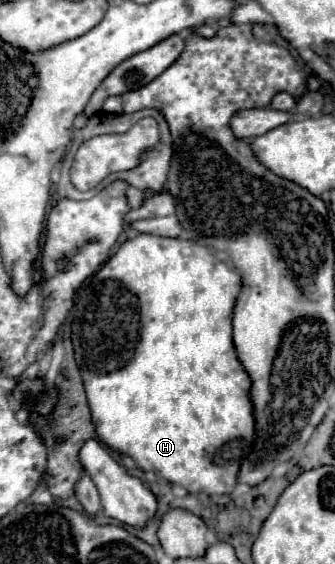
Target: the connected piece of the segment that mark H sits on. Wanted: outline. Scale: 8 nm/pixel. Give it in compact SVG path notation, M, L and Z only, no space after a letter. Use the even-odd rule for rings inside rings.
M138 235L134 239L128 239L120 245L116 255L102 265L102 269L92 275L76 295L76 307L74 307L74 323L72 323L72 343L74 343L74 355L76 363L80 367L86 397L90 401L92 421L96 425L98 437L112 449L120 453L128 453L136 465L142 471L152 471L166 479L168 483L176 483L186 487L188 493L208 493L208 495L222 495L232 493L236 487L236 477L240 471L240 459L244 457L244 447L254 443L256 437L256 417L254 417L254 405L250 399L252 379L244 371L236 349L232 341L232 309L236 303L236 297L240 293L242 279L240 273L230 269L224 261L218 261L206 247L196 245L194 241L184 239L166 239L158 235ZM236 441L240 443L238 449L224 451L224 445Z

